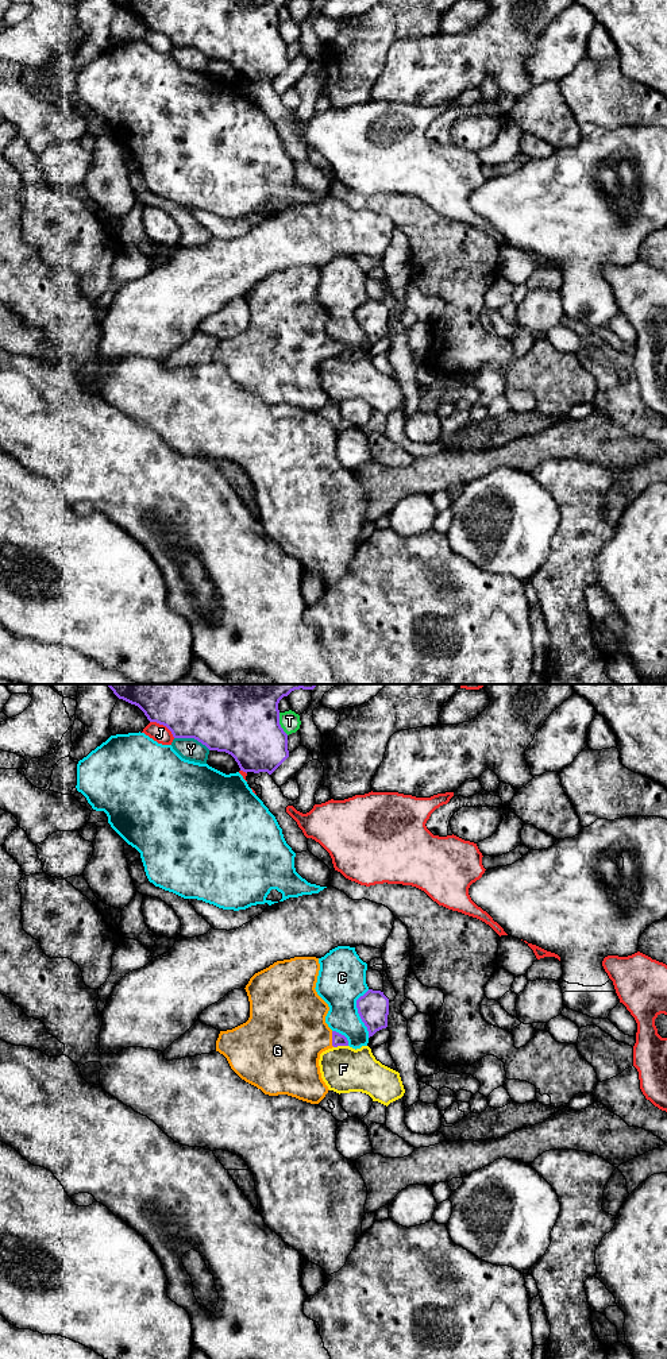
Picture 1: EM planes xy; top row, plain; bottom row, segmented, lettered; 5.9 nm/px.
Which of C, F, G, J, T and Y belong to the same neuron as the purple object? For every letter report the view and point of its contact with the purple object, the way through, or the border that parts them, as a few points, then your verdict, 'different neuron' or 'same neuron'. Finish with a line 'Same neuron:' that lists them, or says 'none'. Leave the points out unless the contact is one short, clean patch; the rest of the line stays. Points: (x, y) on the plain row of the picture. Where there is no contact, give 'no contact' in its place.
C: xy (358, 321) | different neuron
F: xy (340, 354) | different neuron
G: xy (332, 348) | across xy (338, 348), (332, 348), (292, 342) | same neuron
J: xy (164, 34) | different neuron
T: xy (278, 33) | different neuron
Y: xy (192, 46) | different neuron
Same neuron: G

